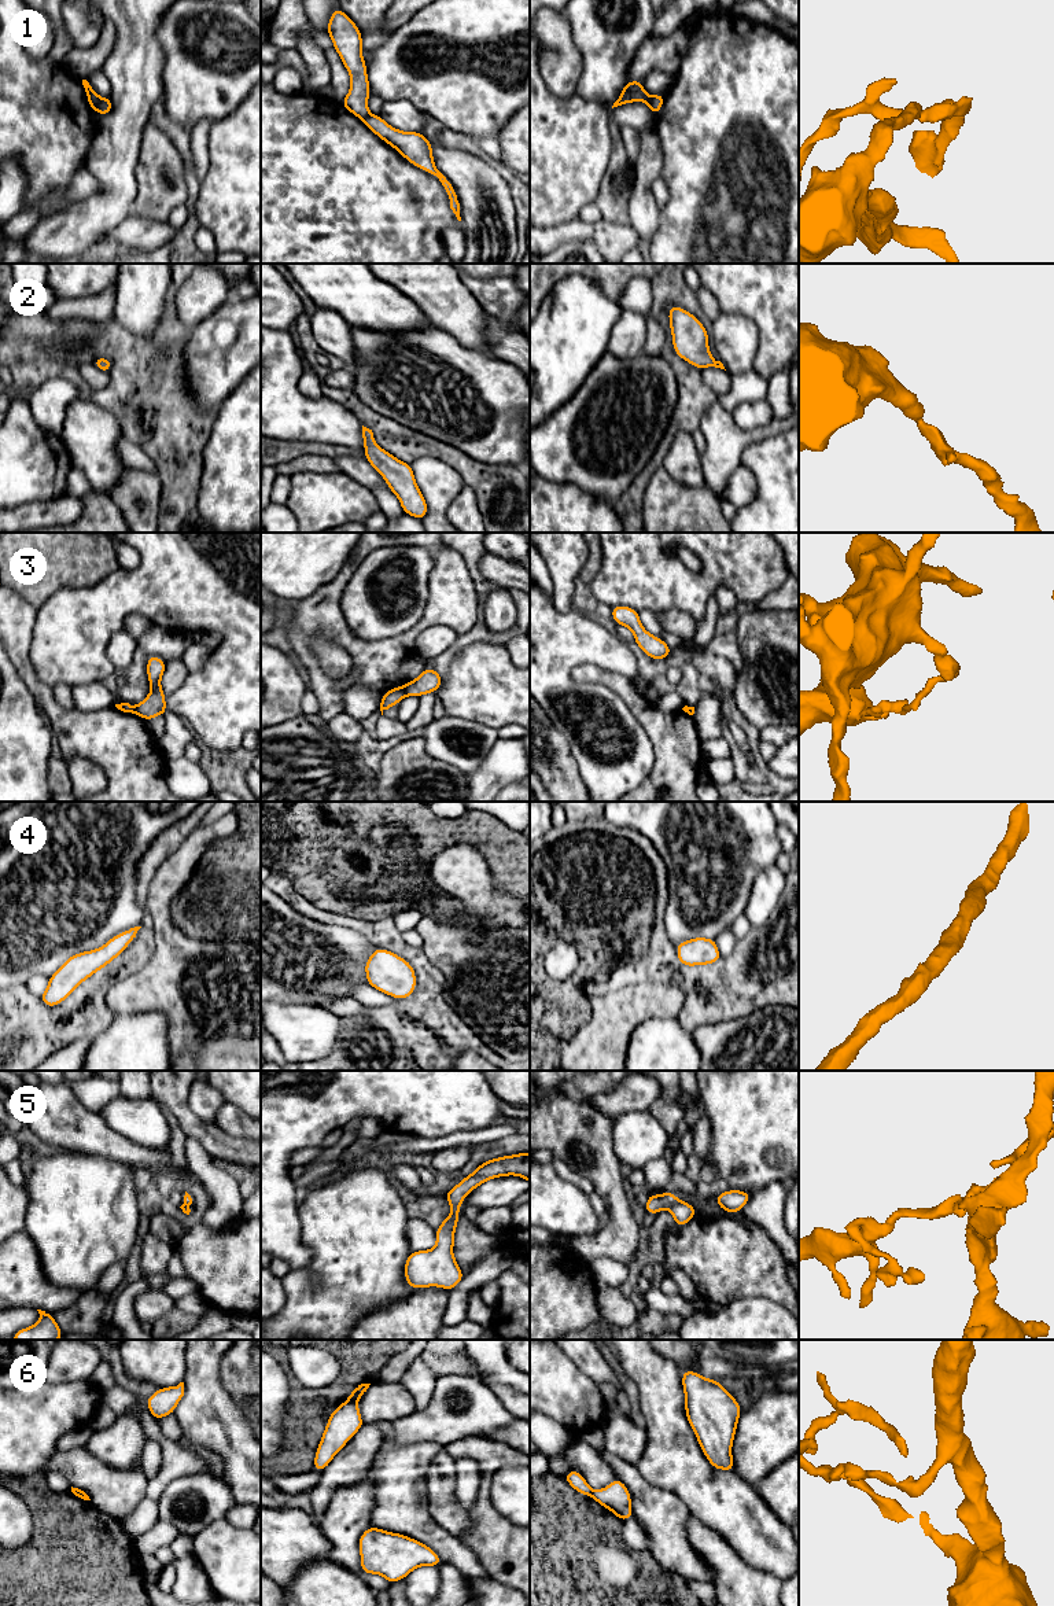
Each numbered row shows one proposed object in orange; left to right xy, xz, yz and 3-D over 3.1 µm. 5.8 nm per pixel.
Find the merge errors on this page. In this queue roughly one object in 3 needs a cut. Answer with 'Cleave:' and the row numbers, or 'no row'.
Cleave: 1, 3, 5, 6

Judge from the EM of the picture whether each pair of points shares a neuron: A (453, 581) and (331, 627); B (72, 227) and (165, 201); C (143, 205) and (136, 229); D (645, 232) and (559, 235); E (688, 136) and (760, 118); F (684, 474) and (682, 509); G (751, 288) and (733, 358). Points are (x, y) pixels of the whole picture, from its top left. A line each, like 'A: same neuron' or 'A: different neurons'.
A: same neuron
B: different neurons
C: different neurons
D: different neurons
E: same neuron
F: different neurons
G: different neurons

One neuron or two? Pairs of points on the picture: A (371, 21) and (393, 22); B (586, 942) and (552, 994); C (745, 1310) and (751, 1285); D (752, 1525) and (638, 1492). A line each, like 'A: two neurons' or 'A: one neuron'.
A: two neurons
B: one neuron
C: two neurons
D: two neurons

